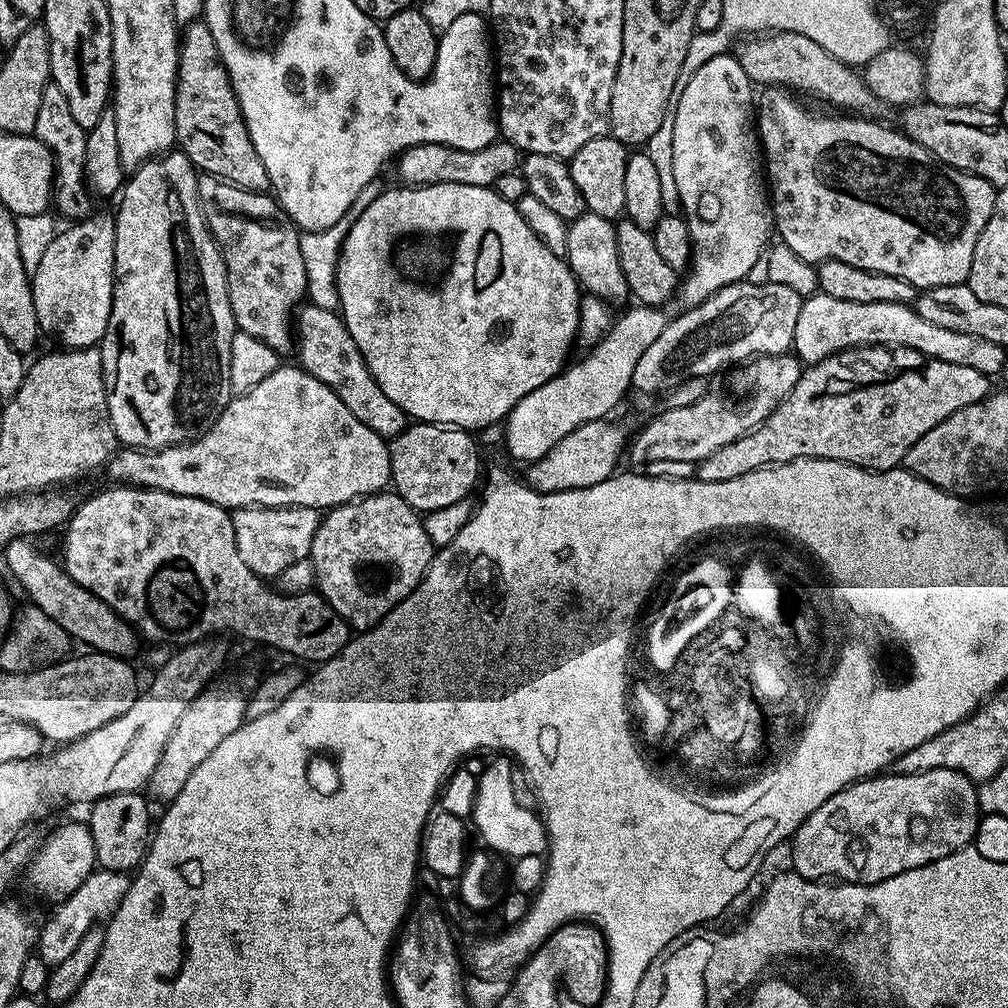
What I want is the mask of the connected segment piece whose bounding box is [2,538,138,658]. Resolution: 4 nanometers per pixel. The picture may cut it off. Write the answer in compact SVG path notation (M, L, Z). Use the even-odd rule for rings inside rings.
M21 538L19 540L12 540L2 550L5 566L12 571L13 578L20 583L20 588L28 595L27 599L30 603L38 606L38 610L45 612L49 618L54 618L54 622L58 622L58 626L62 626L62 630L66 630L66 634L73 641L81 640L82 643L88 644L84 646L87 646L89 649L105 652L108 656L132 658L132 655L136 652L137 633L129 625L125 624L116 613L111 612L98 597L90 594L82 586L78 586L73 582L57 561L55 564L50 557L36 552L36 548L32 544L35 543L31 539Z

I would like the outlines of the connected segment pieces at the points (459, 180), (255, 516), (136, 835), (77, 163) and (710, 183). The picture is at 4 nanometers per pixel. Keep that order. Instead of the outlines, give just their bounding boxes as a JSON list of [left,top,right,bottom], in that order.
[[395,138,518,188],[232,508,321,577],[86,791,154,874],[34,82,94,222],[674,54,774,309]]

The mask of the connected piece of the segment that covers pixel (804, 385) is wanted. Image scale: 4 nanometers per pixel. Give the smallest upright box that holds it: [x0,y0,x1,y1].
[695,347,994,482]

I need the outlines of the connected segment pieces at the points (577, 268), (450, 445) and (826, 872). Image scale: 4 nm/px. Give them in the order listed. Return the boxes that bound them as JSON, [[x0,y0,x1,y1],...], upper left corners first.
[[564,210,629,306],[388,423,480,514],[790,770,982,884]]

